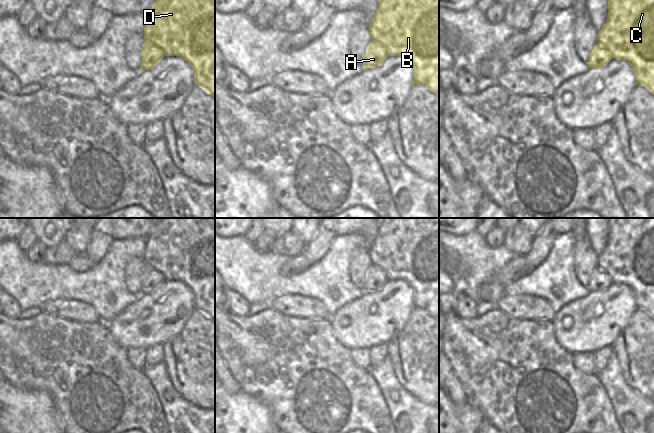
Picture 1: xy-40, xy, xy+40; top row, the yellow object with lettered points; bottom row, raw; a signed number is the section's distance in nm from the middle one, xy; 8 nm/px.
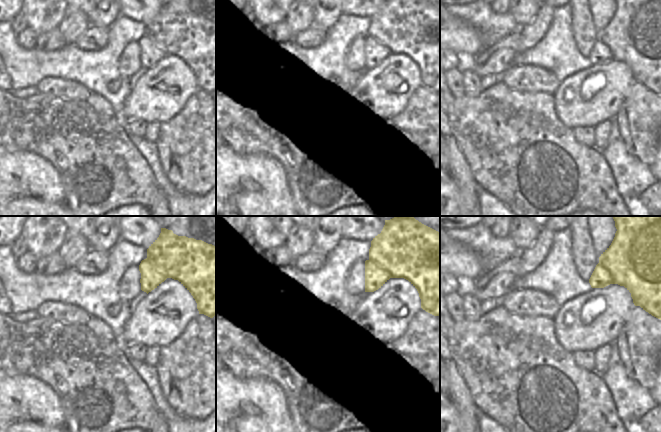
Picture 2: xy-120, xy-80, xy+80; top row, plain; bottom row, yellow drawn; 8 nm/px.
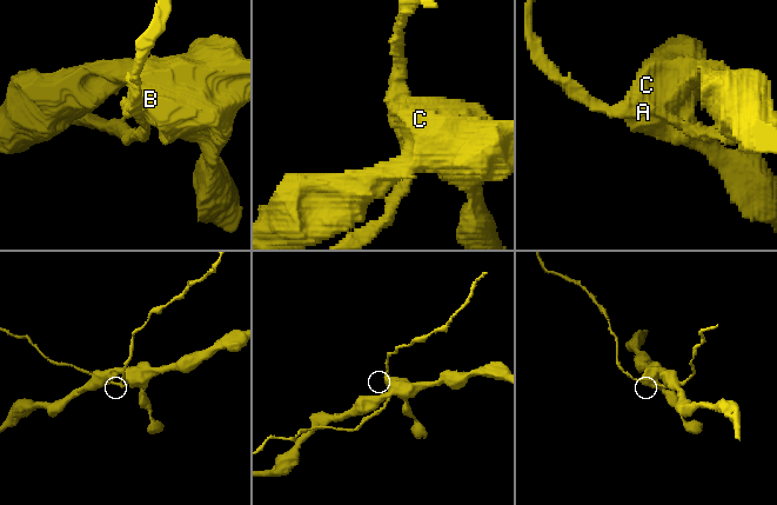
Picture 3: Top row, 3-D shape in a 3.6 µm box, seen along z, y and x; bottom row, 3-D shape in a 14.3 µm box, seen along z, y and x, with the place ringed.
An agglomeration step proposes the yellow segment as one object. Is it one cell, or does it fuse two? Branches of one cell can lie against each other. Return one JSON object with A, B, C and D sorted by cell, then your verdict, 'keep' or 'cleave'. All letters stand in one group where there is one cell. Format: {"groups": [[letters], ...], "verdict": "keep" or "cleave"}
{"groups": [["A"], ["B", "C", "D"]], "verdict": "cleave"}

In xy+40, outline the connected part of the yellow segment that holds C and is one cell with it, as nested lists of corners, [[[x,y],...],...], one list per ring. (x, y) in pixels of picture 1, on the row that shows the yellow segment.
[[[608,0],[608,17],[601,30],[598,31],[598,44],[607,48],[612,58],[625,60],[633,69],[636,84],[641,84],[654,94],[654,0]]]

